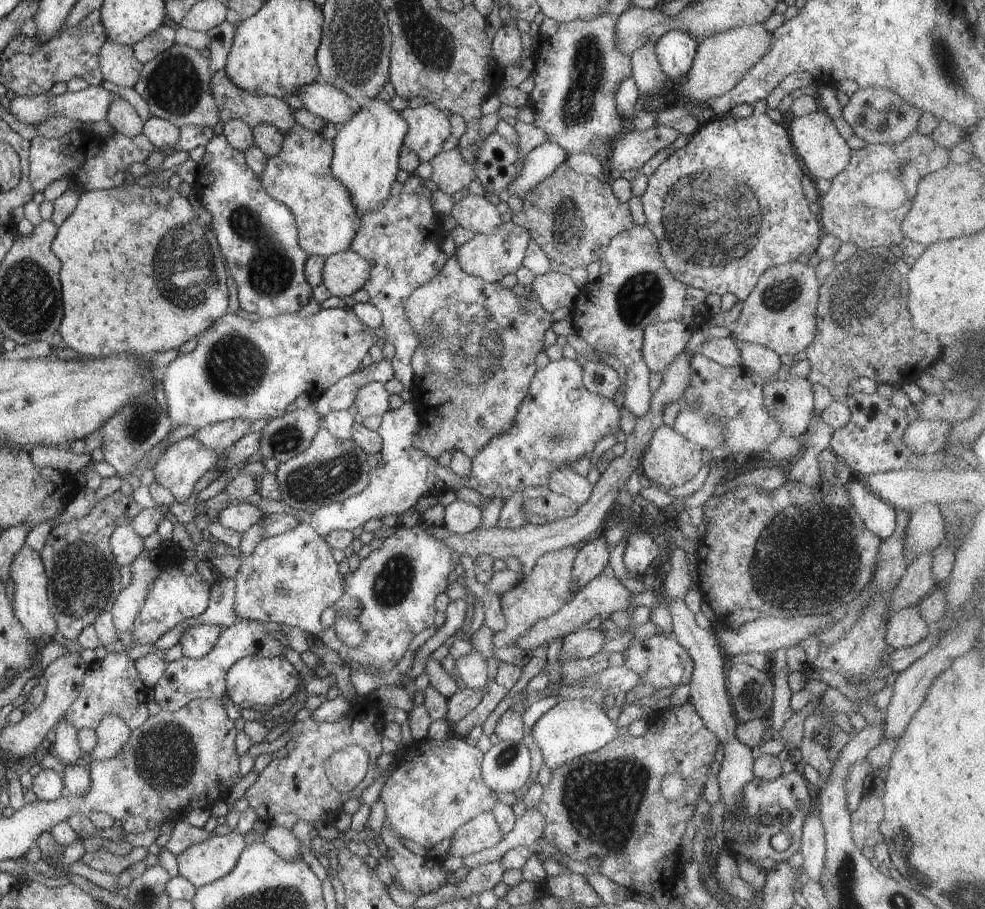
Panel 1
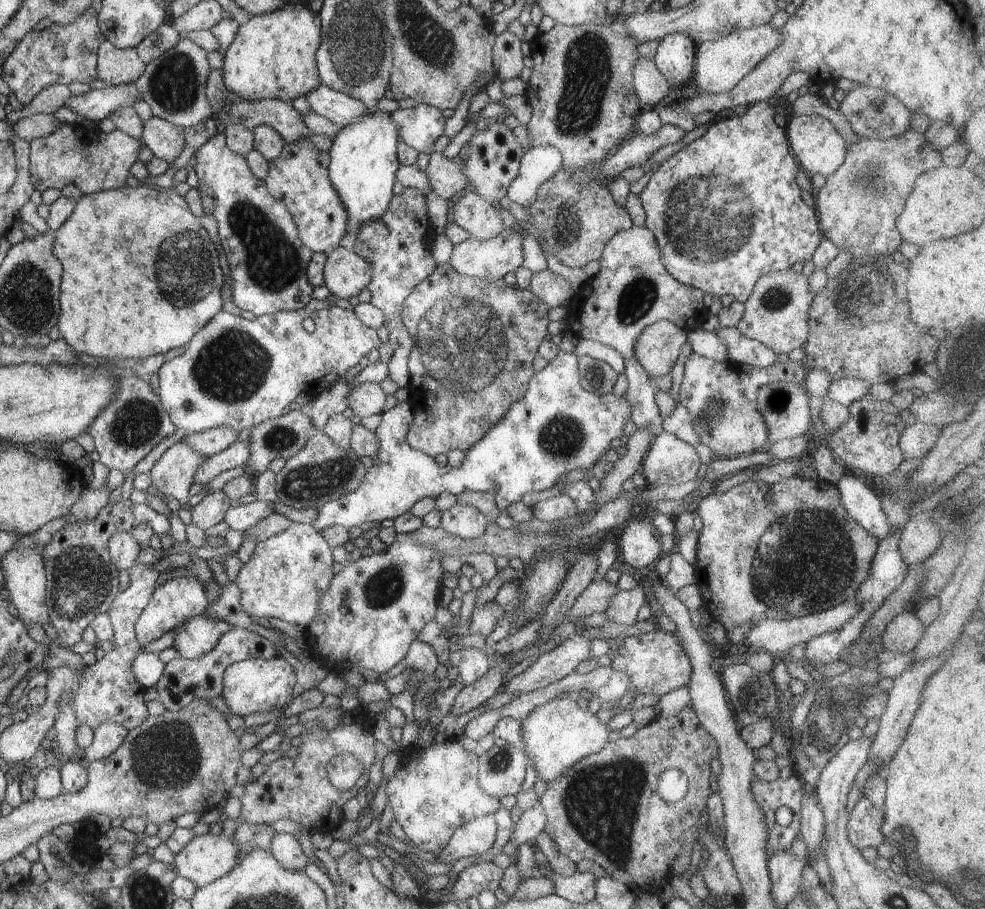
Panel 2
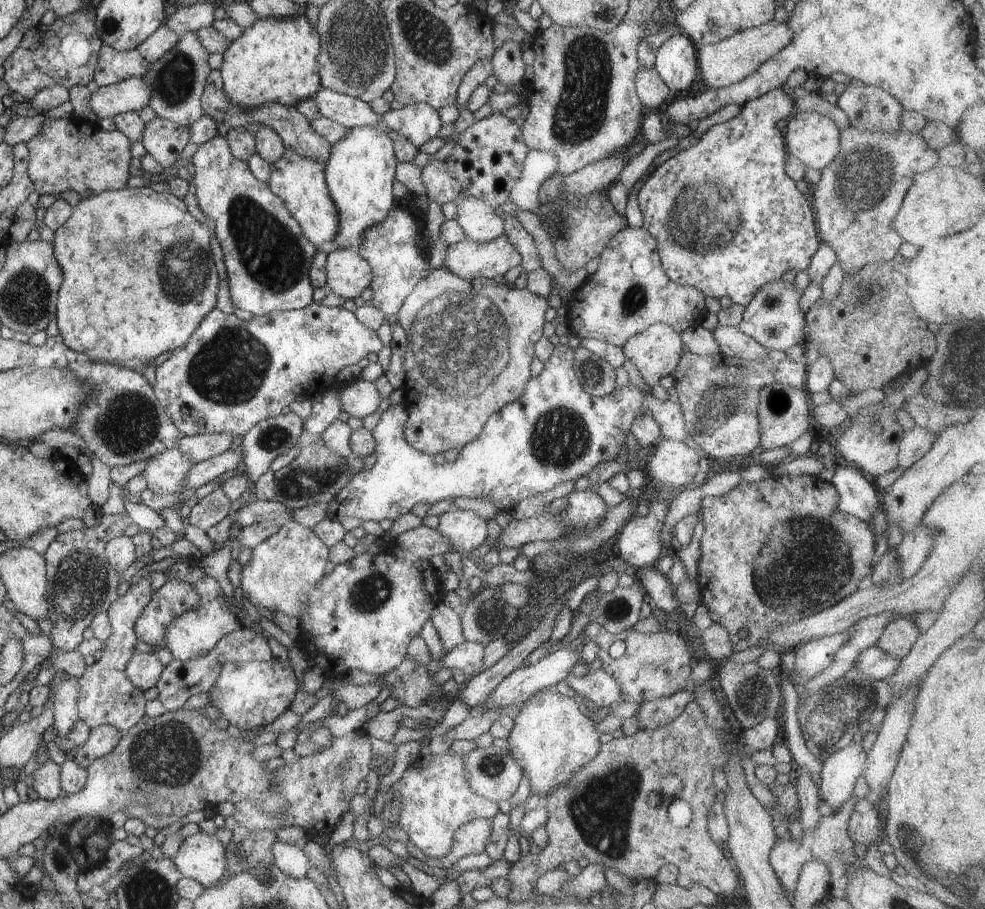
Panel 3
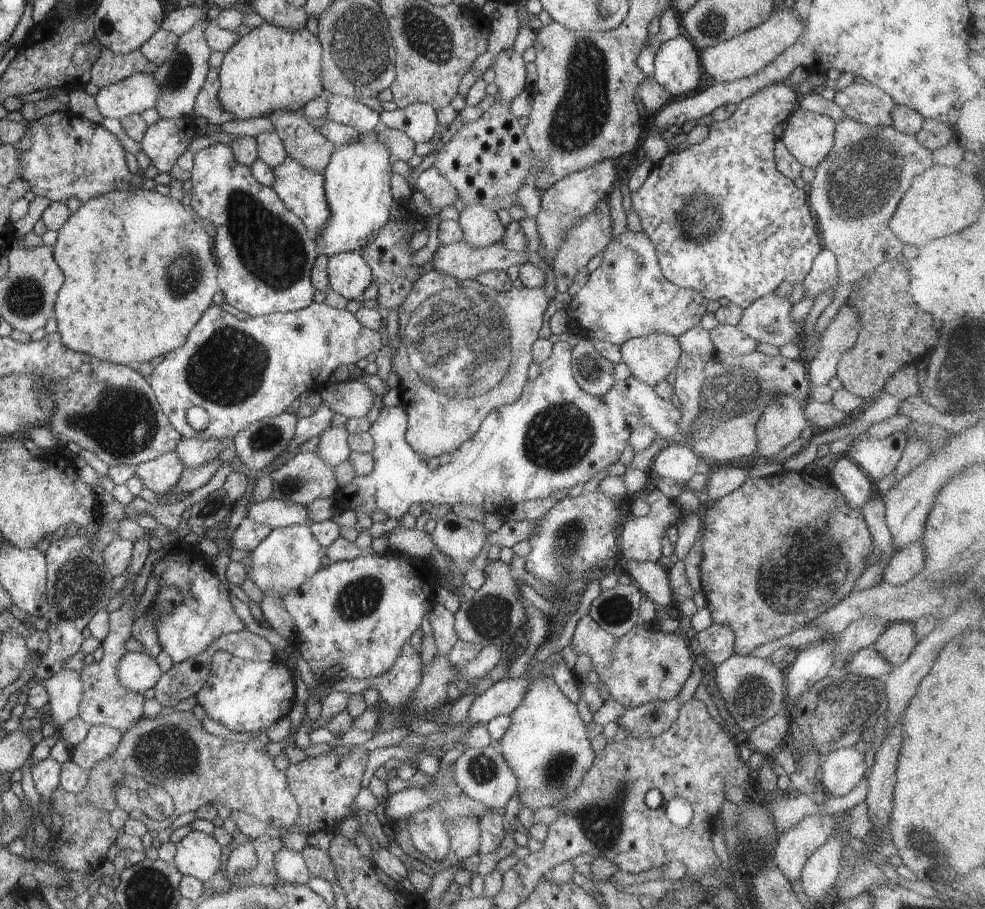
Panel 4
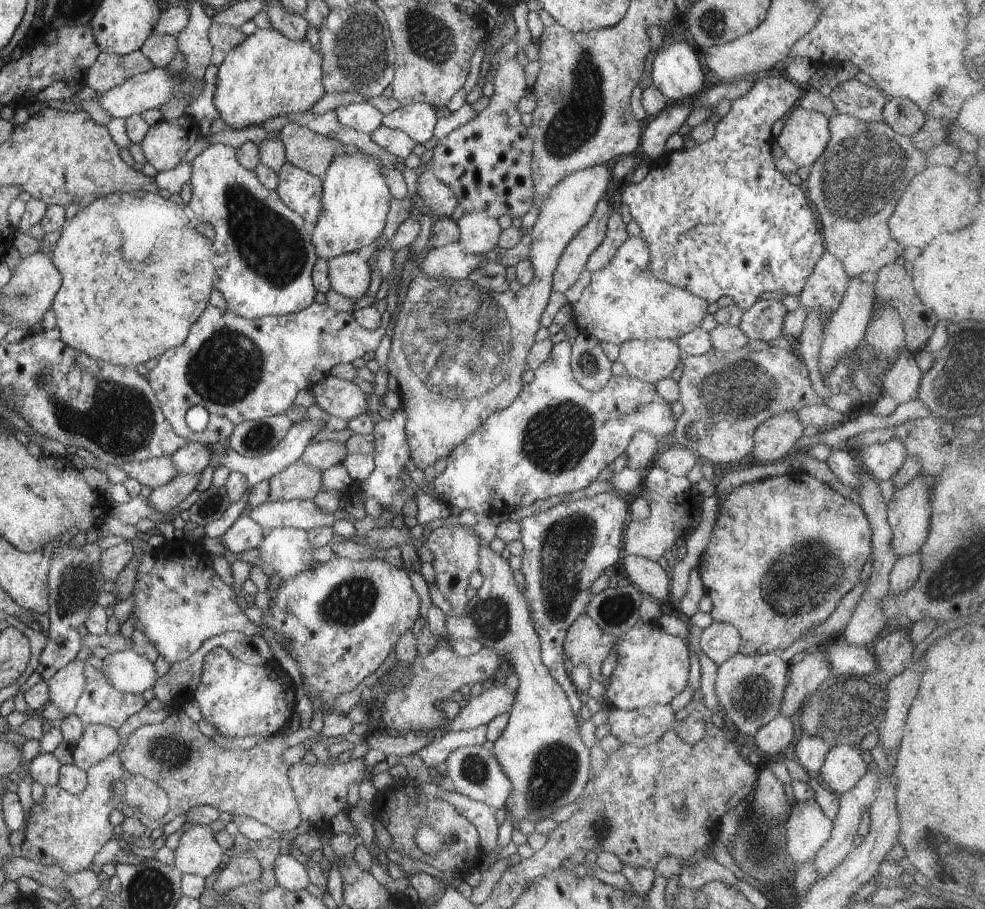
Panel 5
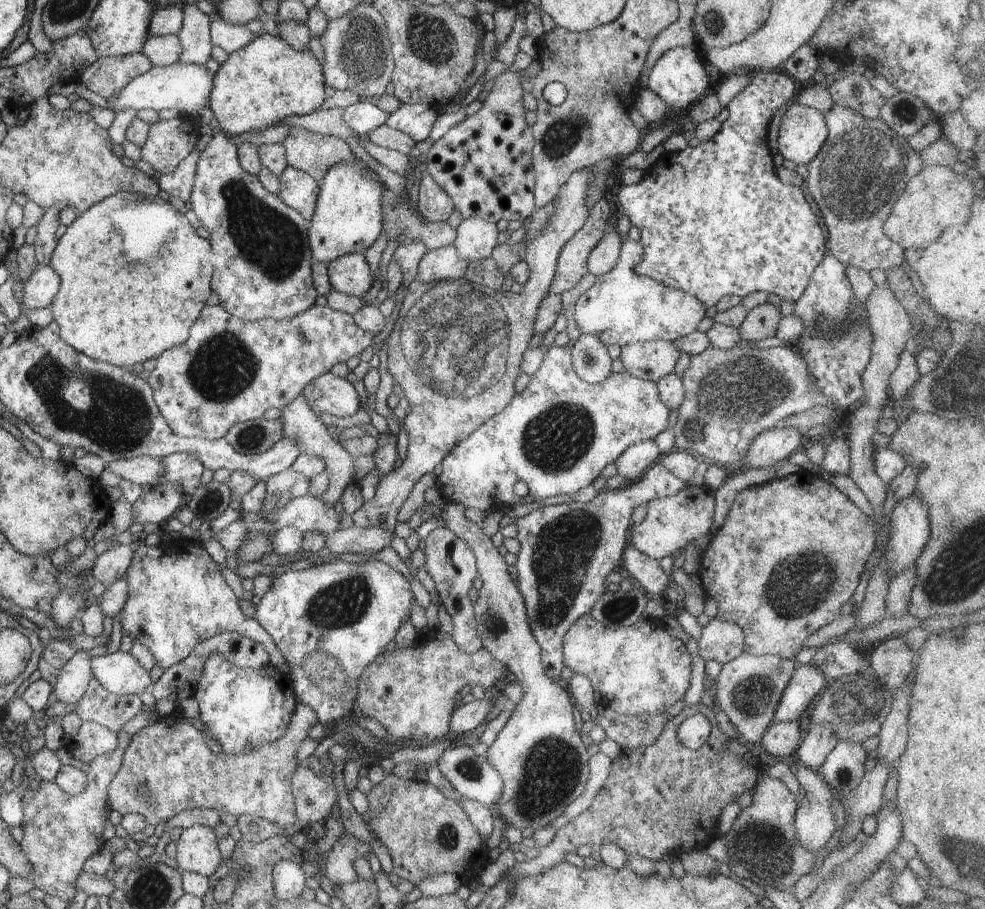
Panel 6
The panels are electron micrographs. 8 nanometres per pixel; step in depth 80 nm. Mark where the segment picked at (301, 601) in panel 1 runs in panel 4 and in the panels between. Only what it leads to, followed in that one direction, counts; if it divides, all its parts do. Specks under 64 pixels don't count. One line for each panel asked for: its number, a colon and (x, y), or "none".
2: (286, 574)
3: (282, 570)
4: (288, 556)

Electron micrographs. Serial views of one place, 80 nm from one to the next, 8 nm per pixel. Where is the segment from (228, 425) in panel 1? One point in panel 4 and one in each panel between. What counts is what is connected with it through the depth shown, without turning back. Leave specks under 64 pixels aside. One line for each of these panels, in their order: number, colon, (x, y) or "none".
2: (212, 441)
3: (199, 448)
4: (193, 453)

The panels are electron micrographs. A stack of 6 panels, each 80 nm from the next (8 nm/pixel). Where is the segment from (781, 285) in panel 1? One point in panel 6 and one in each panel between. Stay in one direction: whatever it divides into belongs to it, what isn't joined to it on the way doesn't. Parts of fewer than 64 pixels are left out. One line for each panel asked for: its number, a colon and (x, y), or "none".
2: (776, 314)
3: (773, 318)
4: (767, 319)
5: (764, 319)
6: (761, 323)

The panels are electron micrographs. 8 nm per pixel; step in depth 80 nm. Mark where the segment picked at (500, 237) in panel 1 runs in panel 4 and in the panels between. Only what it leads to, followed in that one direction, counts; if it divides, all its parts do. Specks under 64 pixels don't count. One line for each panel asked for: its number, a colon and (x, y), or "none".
2: (491, 259)
3: (468, 259)
4: (460, 260)

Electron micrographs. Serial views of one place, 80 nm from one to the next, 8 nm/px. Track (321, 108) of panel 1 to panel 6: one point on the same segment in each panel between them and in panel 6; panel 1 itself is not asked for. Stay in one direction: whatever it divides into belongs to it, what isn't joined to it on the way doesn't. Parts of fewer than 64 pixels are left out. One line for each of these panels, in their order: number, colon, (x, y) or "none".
2: (340, 108)
3: (344, 109)
4: (347, 111)
5: (364, 117)
6: (363, 118)

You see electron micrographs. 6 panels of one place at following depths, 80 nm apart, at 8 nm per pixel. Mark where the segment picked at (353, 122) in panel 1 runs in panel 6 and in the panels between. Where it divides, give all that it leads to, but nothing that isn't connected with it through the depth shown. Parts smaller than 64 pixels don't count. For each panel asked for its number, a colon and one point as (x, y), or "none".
2: (364, 162)
3: (359, 174)
4: (357, 186)
5: (355, 196)
6: (349, 211)

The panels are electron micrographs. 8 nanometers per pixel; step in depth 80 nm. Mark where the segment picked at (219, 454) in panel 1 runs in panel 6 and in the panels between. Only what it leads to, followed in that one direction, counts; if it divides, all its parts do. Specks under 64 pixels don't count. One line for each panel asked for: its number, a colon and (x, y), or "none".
2: (174, 472)
3: (166, 473)
4: (160, 475)
5: (154, 472)
6: (141, 470)

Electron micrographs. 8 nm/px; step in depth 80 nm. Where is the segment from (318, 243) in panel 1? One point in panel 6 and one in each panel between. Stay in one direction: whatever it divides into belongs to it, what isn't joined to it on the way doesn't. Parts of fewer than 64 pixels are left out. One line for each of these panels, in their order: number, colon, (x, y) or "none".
2: (299, 177)
3: (300, 182)
4: (302, 190)
5: (301, 191)
6: (298, 190)

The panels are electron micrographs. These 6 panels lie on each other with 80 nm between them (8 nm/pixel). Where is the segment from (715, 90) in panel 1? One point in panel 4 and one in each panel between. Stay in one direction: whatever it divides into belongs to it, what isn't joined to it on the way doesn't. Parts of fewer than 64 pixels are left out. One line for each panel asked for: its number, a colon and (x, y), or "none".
2: (719, 65)
3: (731, 60)
4: (748, 53)

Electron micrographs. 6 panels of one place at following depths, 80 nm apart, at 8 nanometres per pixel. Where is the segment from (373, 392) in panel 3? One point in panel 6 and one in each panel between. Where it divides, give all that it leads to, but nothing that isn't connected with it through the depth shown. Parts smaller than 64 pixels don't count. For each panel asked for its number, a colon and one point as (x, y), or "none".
4: (351, 399)
5: (339, 397)
6: (330, 394)

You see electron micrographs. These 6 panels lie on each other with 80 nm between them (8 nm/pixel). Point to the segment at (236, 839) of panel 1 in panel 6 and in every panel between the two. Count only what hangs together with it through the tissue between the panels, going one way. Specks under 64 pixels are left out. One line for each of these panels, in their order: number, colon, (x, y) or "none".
2: (206, 858)
3: (201, 857)
4: (198, 854)
5: (198, 853)
6: (198, 852)

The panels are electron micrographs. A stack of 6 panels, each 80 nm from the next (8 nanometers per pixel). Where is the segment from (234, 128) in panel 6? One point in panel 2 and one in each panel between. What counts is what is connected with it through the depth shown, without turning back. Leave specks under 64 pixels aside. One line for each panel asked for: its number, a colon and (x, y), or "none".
2: (273, 55)
3: (274, 61)
4: (270, 68)
5: (268, 75)

